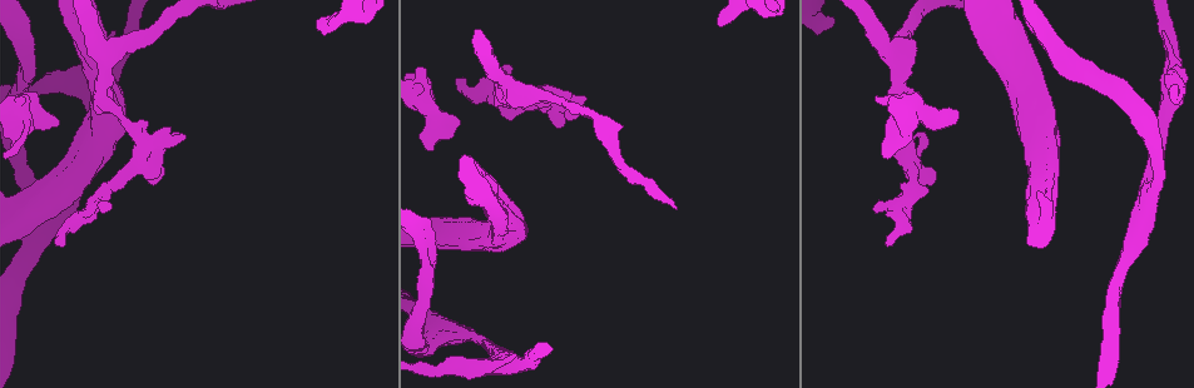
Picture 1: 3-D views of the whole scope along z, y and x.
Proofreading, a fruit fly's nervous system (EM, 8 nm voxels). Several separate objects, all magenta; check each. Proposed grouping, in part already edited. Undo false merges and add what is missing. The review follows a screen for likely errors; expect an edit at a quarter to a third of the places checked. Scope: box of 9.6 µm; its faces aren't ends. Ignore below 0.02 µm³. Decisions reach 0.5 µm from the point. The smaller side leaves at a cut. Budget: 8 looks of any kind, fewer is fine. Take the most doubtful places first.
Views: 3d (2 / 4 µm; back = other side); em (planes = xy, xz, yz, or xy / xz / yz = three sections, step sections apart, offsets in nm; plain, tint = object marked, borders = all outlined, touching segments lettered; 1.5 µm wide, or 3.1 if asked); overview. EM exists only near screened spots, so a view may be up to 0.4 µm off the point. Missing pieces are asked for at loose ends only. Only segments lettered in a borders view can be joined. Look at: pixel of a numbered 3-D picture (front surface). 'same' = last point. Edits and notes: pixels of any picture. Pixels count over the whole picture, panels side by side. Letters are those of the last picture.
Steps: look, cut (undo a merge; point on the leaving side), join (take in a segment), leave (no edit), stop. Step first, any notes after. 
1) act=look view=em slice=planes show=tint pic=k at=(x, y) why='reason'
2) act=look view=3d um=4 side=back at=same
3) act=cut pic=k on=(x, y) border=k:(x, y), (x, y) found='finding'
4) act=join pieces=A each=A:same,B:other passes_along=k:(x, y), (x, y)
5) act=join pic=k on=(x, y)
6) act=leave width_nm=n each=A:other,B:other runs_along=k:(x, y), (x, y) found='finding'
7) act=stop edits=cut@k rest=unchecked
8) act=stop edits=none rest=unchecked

act=look view=em slice=planes show=borders pic=1 at=(59, 123) why='stops while still wide'

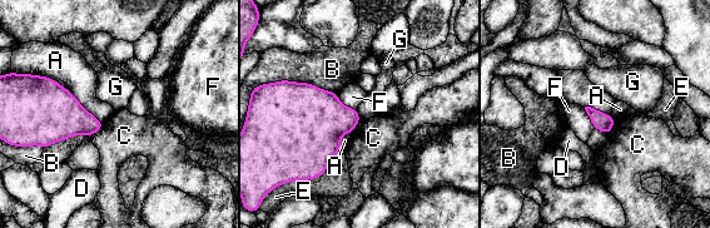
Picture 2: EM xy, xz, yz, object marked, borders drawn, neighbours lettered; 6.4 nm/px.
act=leave each=A:other,B:other,C:other,D:other,E:other,F:other,G:other border=2:(104, 123), (89, 137) found='none of them fits'

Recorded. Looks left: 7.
act=look view=3d um=4 pic=1 at=(720, 26) why='an open end'

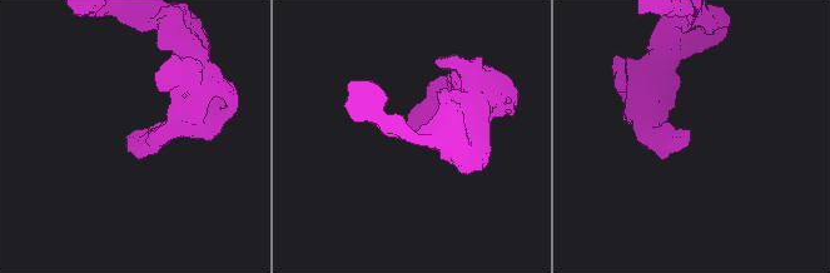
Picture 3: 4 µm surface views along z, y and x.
act=look view=em slice=planes show=borders pic=3 at=(136, 129) why='need the tissue'

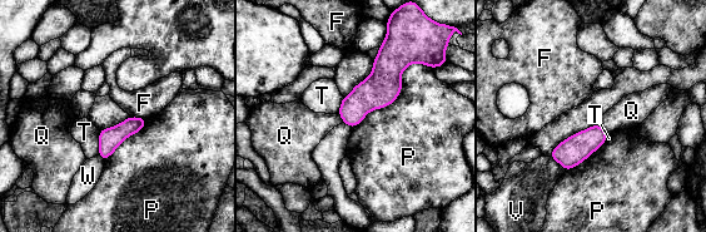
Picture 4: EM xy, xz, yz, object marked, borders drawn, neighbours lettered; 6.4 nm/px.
act=leave width_nm=140 longest_contact=P:650nm each=F:other,P:other,Q:other,T:other,V:other,W:other found='no lettered segment goes on from it'

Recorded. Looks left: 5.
act=look view=3d um=2 pic=1 at=(420, 68) why='an open end'

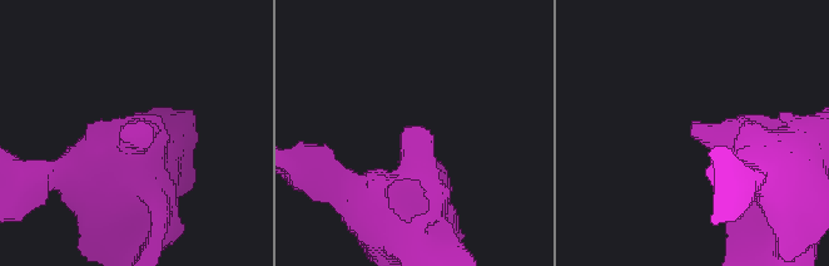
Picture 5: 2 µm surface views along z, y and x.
act=look view=em slice=planes show=borders pic=5 at=(127, 127) why='need the tissue'

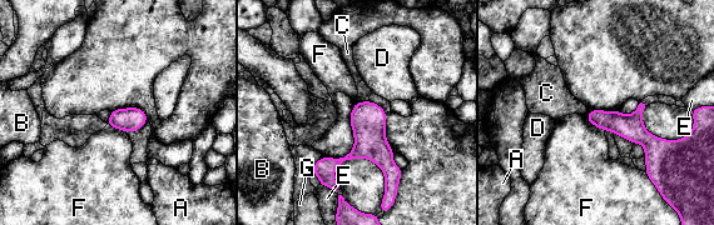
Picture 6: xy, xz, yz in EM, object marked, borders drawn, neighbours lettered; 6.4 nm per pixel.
act=leave each=A:other,B:other,C:other,D:other,E:other,F:other,G:other found='none of them fits'

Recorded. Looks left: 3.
act=stop edits=none rest=unchecked

